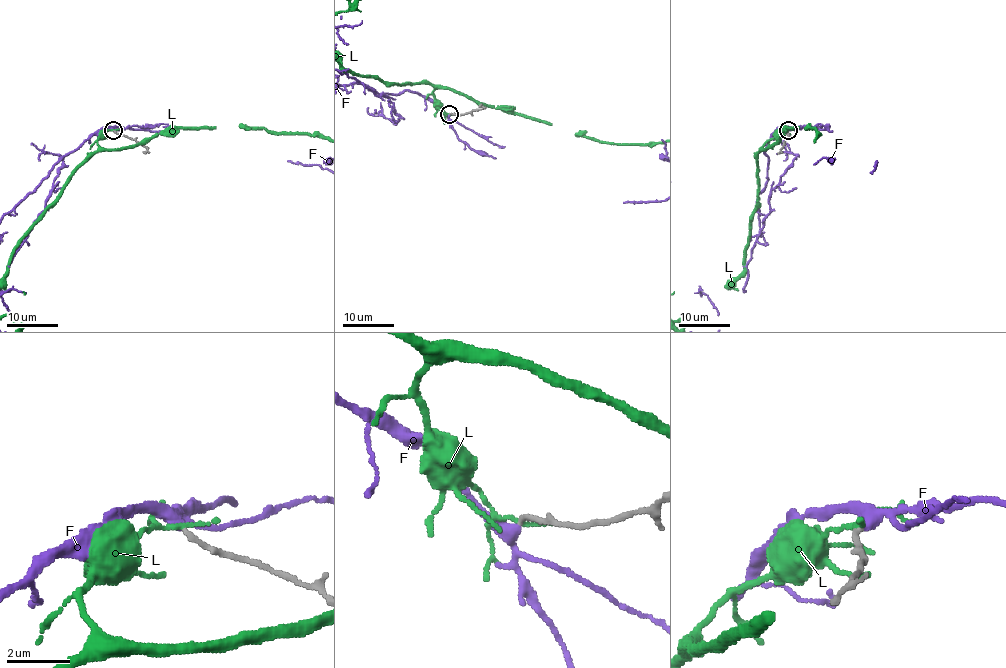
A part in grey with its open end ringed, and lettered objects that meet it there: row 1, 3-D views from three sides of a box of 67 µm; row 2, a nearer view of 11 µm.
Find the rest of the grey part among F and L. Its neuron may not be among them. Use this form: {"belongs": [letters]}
{"belongs": ["F"]}

